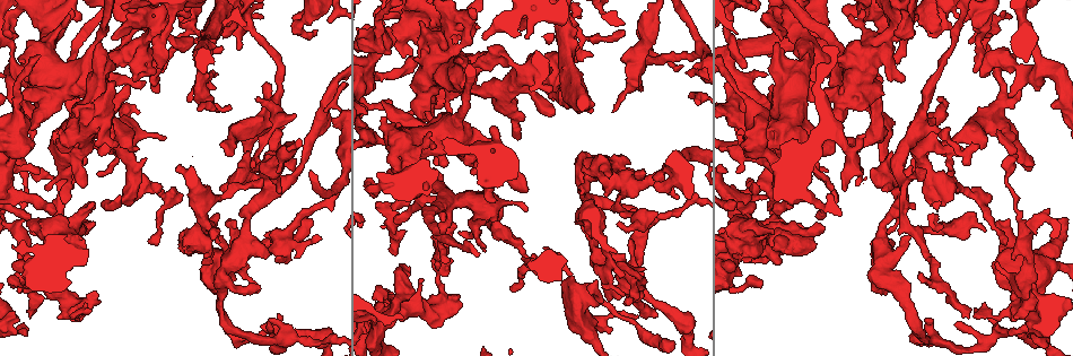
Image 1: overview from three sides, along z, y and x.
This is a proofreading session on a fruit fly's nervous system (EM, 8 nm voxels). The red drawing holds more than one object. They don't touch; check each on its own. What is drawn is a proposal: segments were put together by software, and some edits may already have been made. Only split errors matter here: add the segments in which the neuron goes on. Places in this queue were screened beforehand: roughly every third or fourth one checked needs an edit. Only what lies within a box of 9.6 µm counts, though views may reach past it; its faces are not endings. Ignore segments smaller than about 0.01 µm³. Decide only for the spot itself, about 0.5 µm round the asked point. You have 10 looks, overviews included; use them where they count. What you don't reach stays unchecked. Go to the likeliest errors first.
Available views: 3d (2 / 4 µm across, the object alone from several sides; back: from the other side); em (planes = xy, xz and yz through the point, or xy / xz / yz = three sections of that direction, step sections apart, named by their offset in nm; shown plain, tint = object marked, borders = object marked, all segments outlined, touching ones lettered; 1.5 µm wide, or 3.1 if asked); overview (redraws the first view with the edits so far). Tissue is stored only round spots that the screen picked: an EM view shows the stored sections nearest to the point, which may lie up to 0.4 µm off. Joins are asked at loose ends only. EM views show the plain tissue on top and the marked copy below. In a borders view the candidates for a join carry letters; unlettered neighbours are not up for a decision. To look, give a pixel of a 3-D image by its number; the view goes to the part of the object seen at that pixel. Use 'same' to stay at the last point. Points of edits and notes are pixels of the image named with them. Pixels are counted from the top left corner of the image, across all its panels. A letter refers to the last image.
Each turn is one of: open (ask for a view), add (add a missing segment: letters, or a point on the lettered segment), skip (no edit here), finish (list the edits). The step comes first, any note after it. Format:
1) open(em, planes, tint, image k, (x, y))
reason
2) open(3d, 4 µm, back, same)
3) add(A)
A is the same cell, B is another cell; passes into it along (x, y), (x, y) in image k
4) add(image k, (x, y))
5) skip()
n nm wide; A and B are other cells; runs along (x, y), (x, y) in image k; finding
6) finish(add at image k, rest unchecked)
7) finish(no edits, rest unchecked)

open(3d, 4 µm, image 1, (969, 42))
stops while still wide

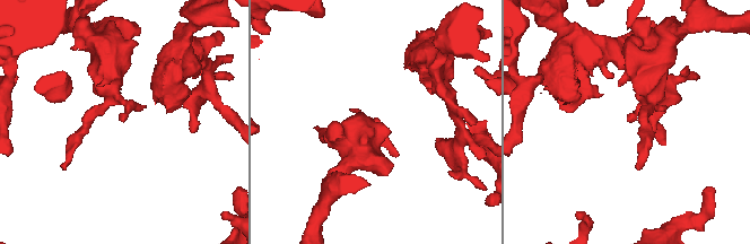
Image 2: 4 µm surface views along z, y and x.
open(em, planes, borders, image 2, (631, 121))

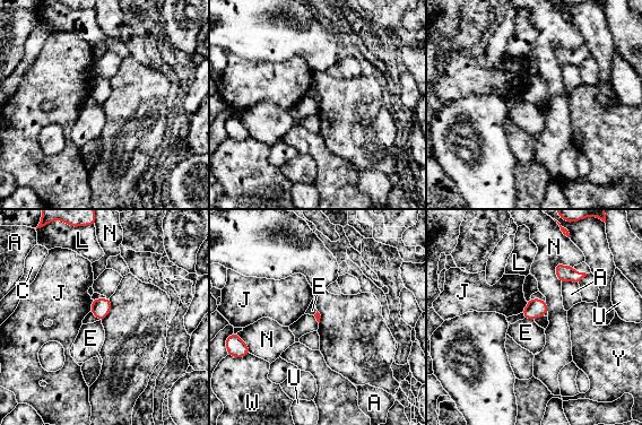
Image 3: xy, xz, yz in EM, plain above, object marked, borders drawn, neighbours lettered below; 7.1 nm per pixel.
skip()
A, C, E, J, L, N, U, W and Y are other cells; border along (525, 317), (534, 321) in image 3; none of them fits

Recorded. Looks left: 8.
open(em, yz, step 4, borders, image 1, (773, 230))
thick end

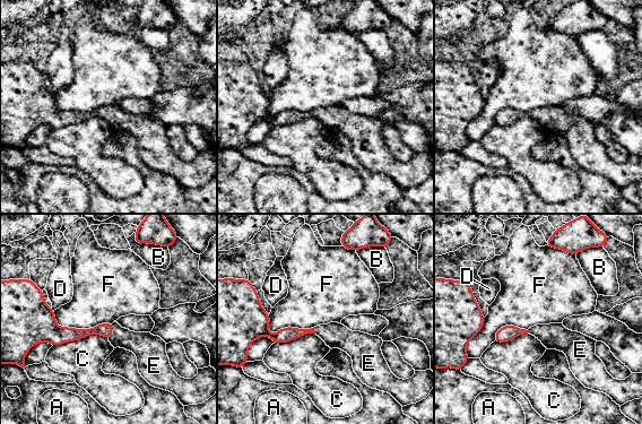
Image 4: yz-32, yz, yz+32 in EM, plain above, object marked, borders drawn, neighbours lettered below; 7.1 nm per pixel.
add(E)
F touches over 440 nm; E is the same cell, A, B, C, D and F are other cells; passes into it along (104, 329), (112, 330), (144, 345) in image 4; it goes on there

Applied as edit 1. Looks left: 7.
open(3d, 2 µm, image 1, (203, 263))
stops while still wide

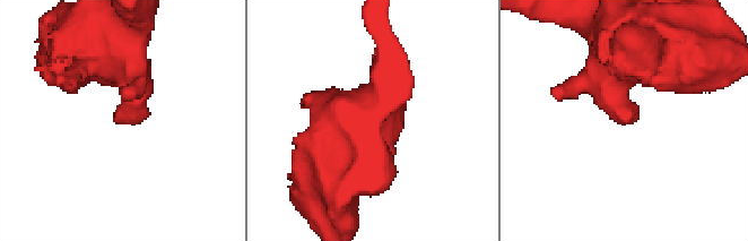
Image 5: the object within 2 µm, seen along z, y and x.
open(em, planes, tint, image 5, (624, 122))

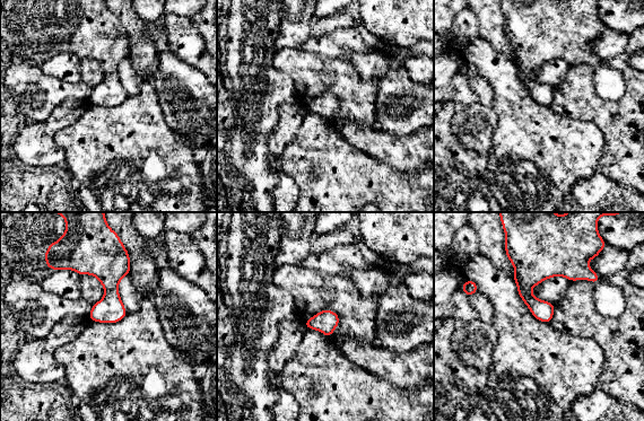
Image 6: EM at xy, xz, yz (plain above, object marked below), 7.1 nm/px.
open(em, planes, borders, same)

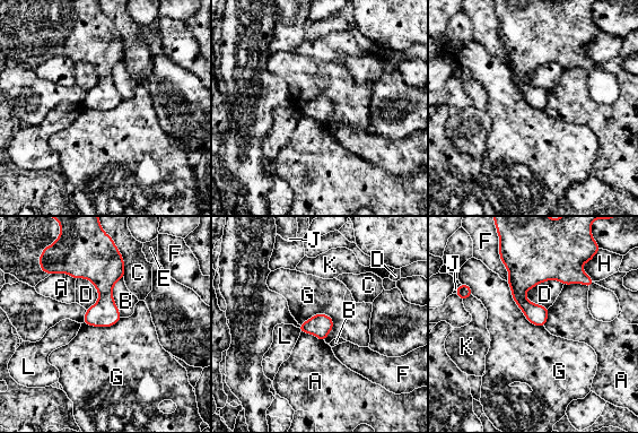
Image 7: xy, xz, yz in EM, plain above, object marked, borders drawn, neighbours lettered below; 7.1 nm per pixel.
skip()
D touches over 300 nm; A, B, C, D, E, F, G, H, J, K and L are other cells; none of them fits

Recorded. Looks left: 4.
open(3d, 4 µm, image 1, (220, 147))
an open end

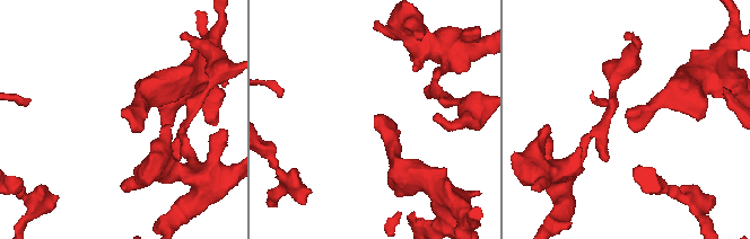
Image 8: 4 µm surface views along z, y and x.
open(em, xz, step 4, borders, image 8, (628, 115))
shape alone is not enough

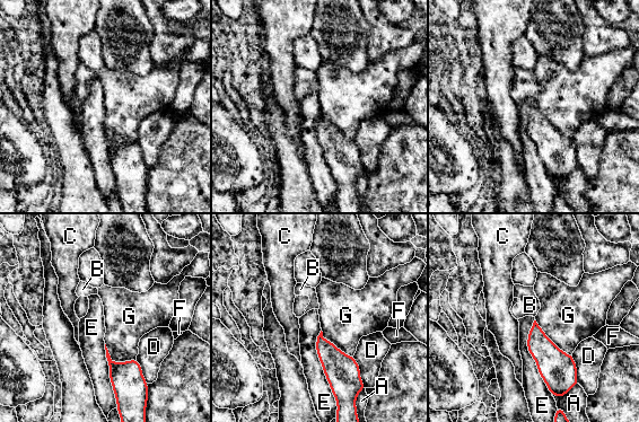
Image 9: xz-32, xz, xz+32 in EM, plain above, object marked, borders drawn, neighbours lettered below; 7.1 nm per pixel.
skip()
E touches over 550 nm; A, B, C, D, E, F and G are other cells; none of them fits

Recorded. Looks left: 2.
finish(add at image 4, rest unchecked)

